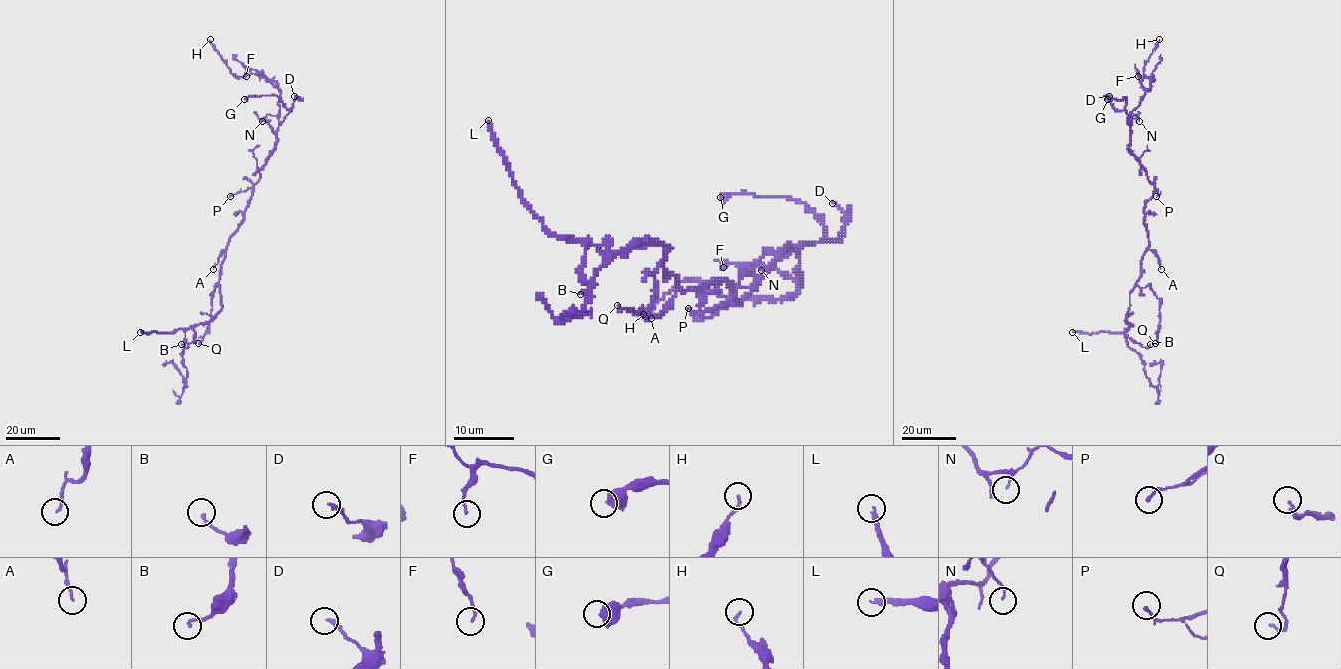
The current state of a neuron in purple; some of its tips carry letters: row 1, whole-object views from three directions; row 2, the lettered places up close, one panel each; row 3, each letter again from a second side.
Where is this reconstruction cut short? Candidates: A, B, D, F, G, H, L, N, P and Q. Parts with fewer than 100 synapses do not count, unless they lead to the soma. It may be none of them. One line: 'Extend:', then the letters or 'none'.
Extend: L

